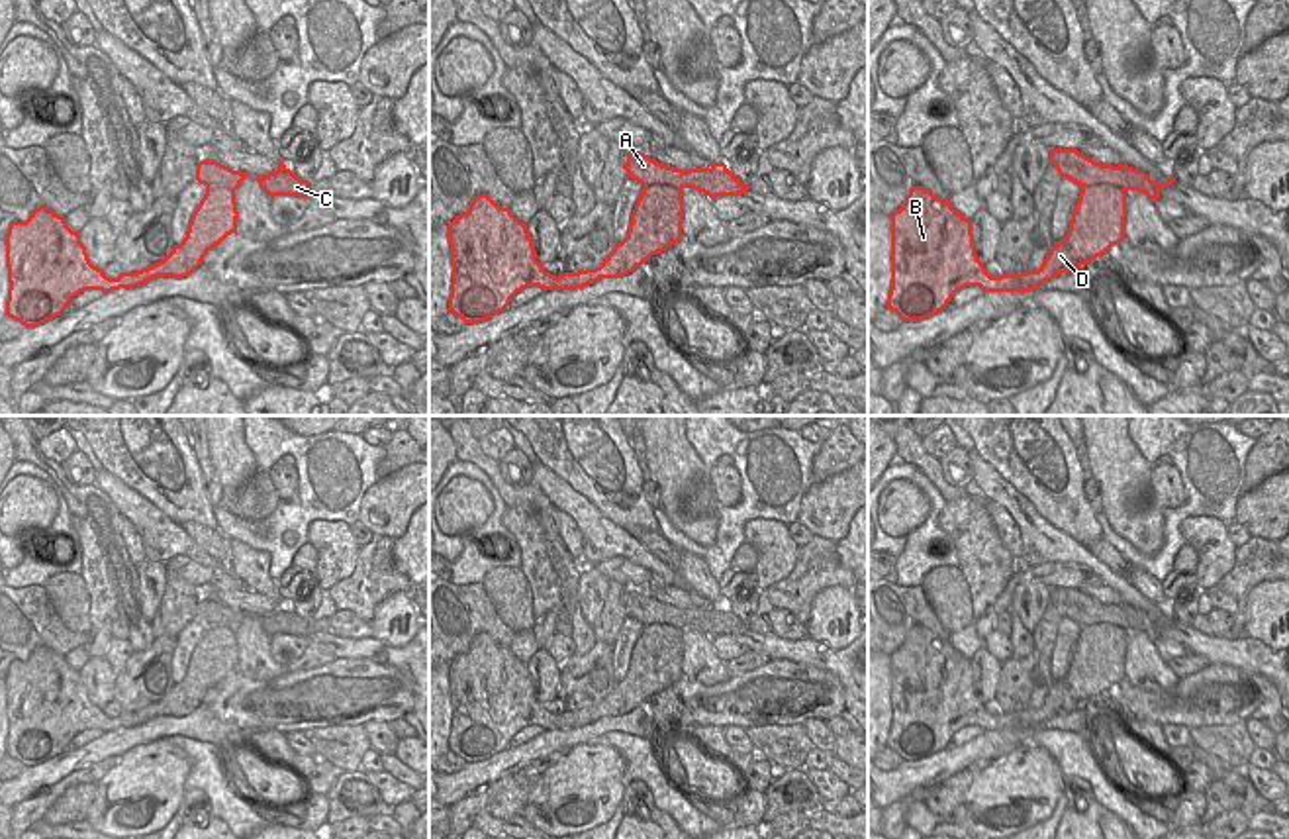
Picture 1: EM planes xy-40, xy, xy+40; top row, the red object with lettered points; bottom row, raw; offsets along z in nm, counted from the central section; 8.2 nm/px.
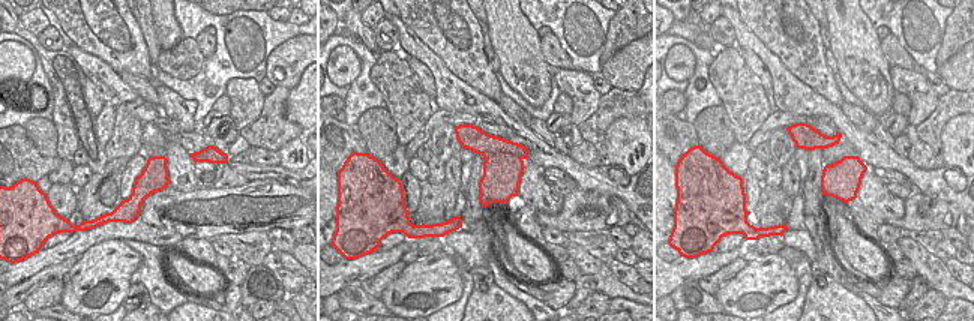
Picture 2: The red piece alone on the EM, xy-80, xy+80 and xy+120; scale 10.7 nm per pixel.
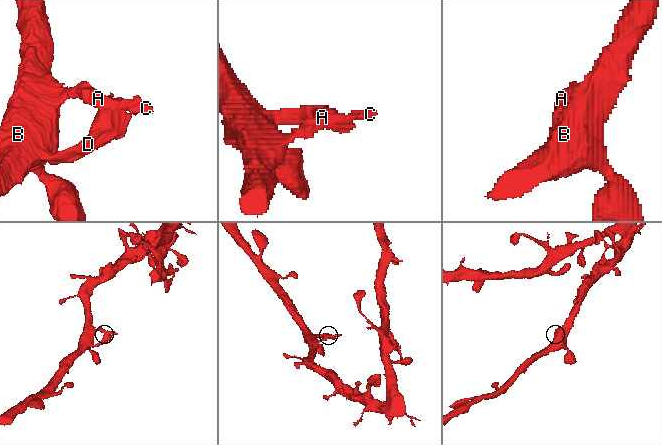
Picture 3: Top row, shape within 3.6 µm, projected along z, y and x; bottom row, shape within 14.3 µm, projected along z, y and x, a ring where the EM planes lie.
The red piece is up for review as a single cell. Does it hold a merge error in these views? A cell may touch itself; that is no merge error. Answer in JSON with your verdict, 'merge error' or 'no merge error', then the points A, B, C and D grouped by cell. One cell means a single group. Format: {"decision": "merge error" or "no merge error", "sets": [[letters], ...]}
{"decision": "merge error", "sets": [["A", "C"], ["B", "D"]]}

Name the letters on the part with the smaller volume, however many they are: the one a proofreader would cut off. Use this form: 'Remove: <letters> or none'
Remove: A, C

